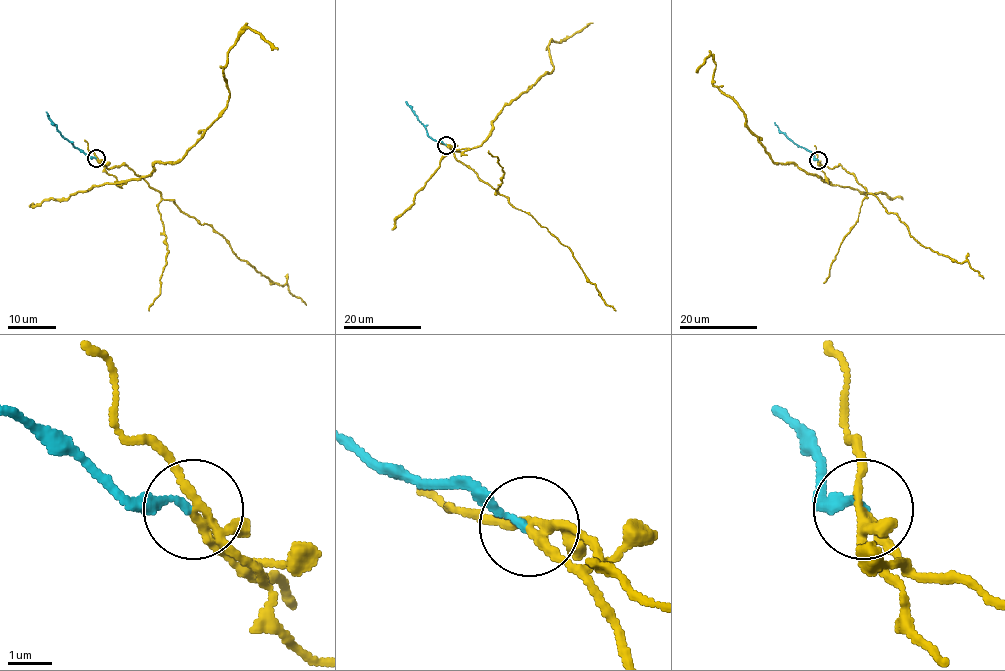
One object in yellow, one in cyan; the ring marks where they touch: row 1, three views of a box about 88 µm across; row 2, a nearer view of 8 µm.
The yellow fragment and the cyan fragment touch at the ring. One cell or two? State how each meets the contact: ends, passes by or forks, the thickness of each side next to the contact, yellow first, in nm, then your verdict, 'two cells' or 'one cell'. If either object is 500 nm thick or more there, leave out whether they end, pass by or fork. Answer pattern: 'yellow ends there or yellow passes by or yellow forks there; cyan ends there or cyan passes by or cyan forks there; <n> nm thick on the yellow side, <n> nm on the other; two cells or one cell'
yellow forks there; cyan ends there; 170 nm thick on the yellow side, 170 nm on the other; two cells

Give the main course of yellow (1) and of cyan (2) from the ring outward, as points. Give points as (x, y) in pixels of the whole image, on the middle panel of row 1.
1: (446, 144), (461, 152), (478, 147), (497, 113), (552, 71), (548, 43), (565, 41), (592, 22)
2: (446, 144), (428, 136), (406, 101)

